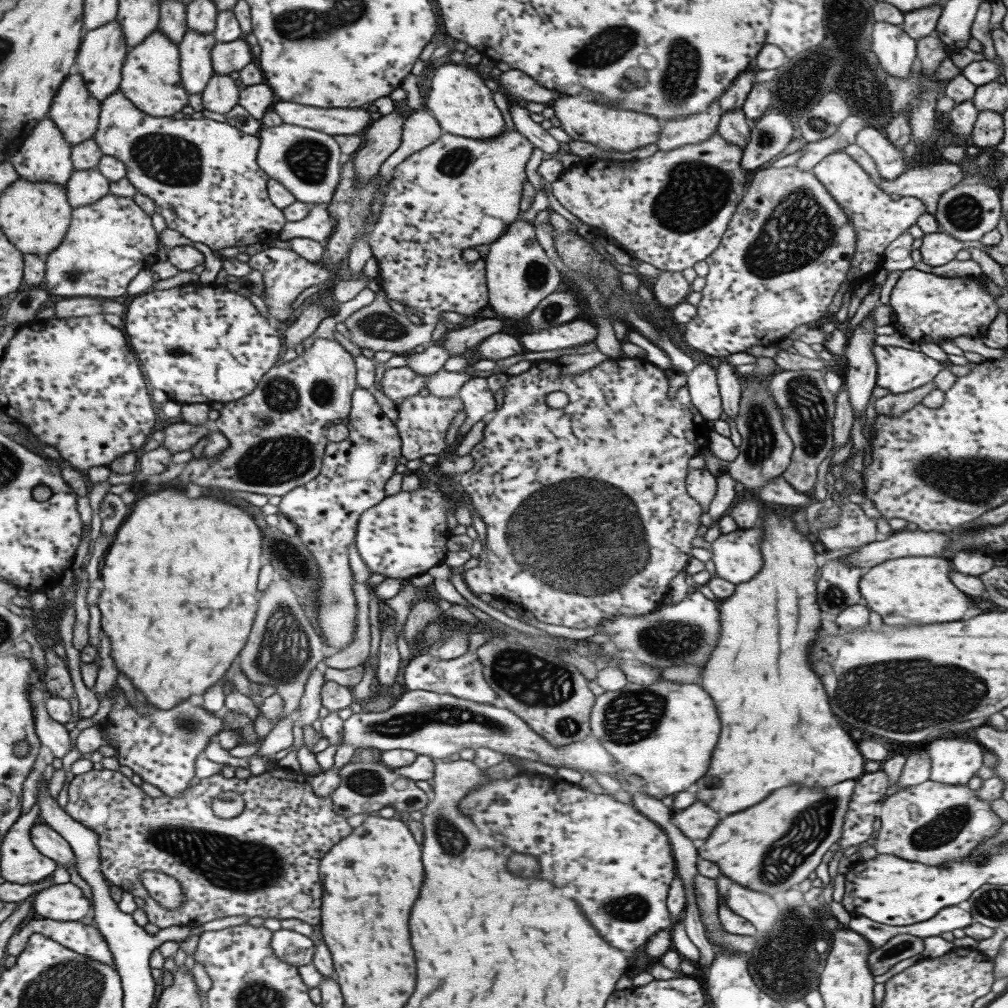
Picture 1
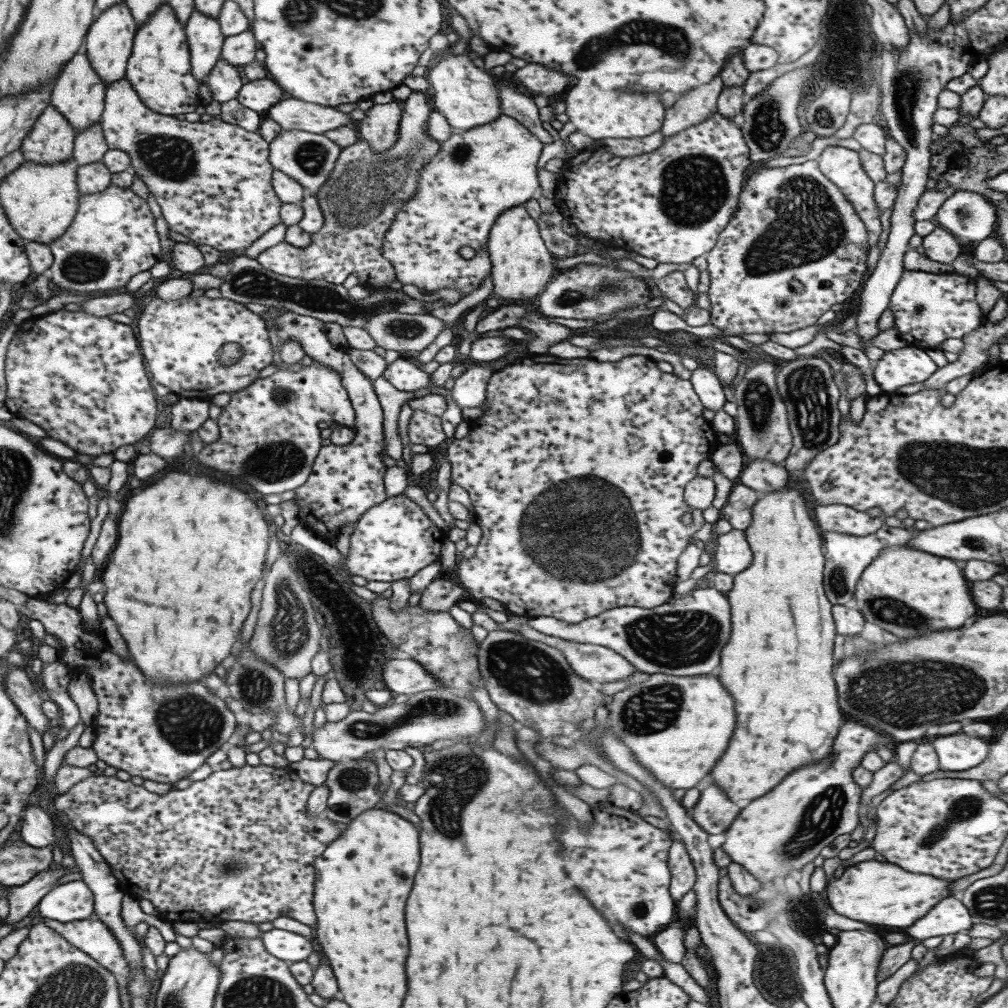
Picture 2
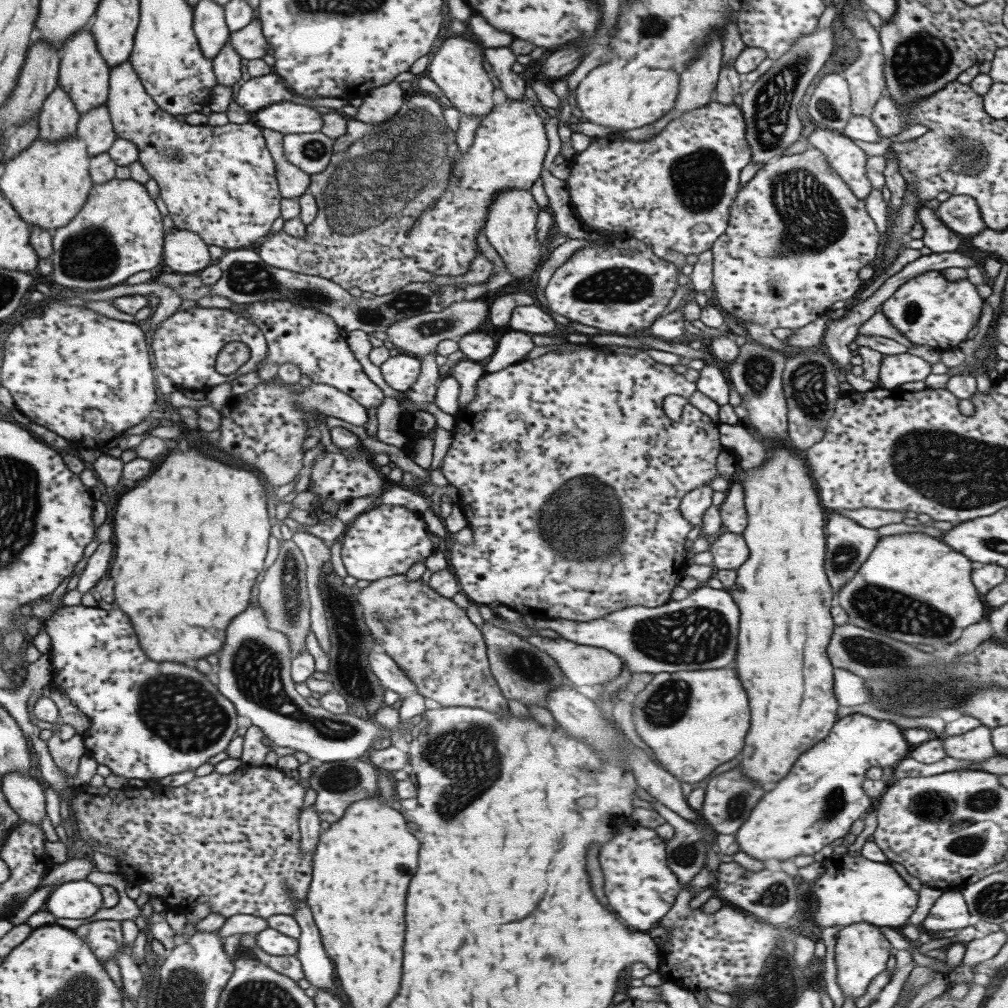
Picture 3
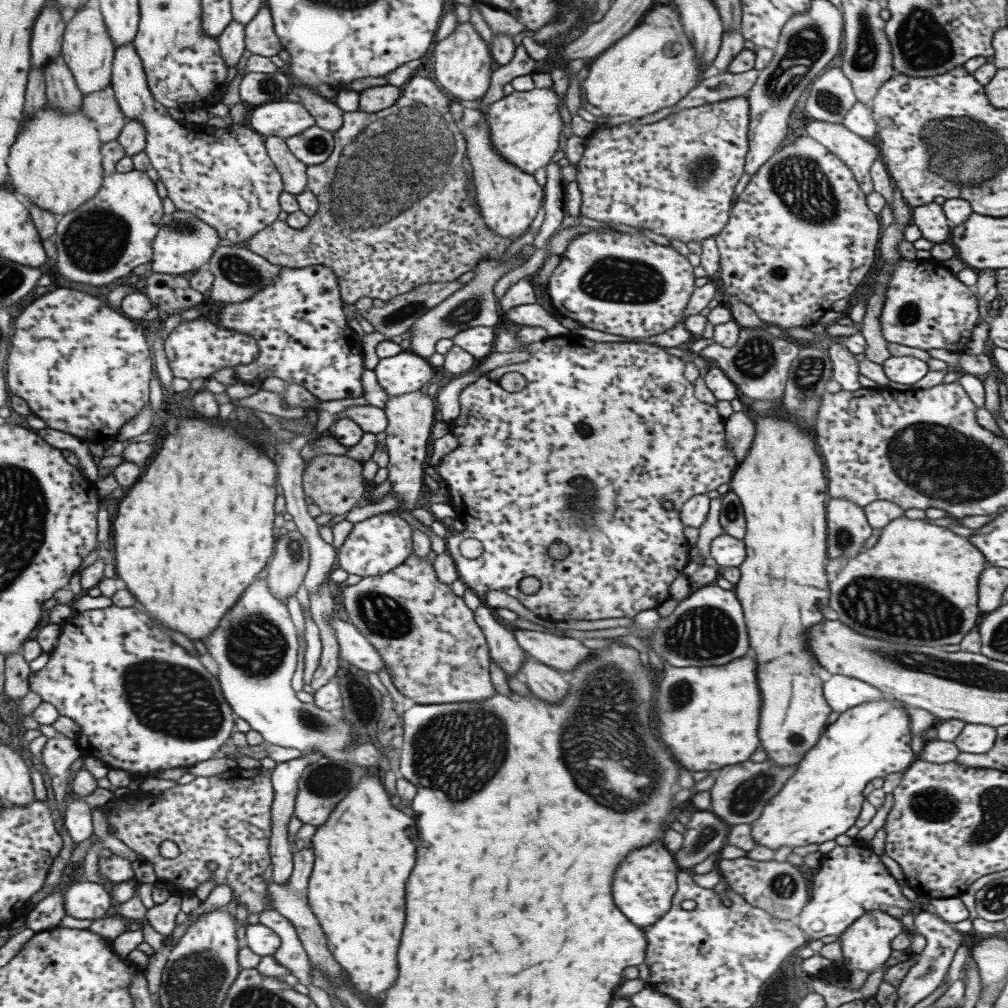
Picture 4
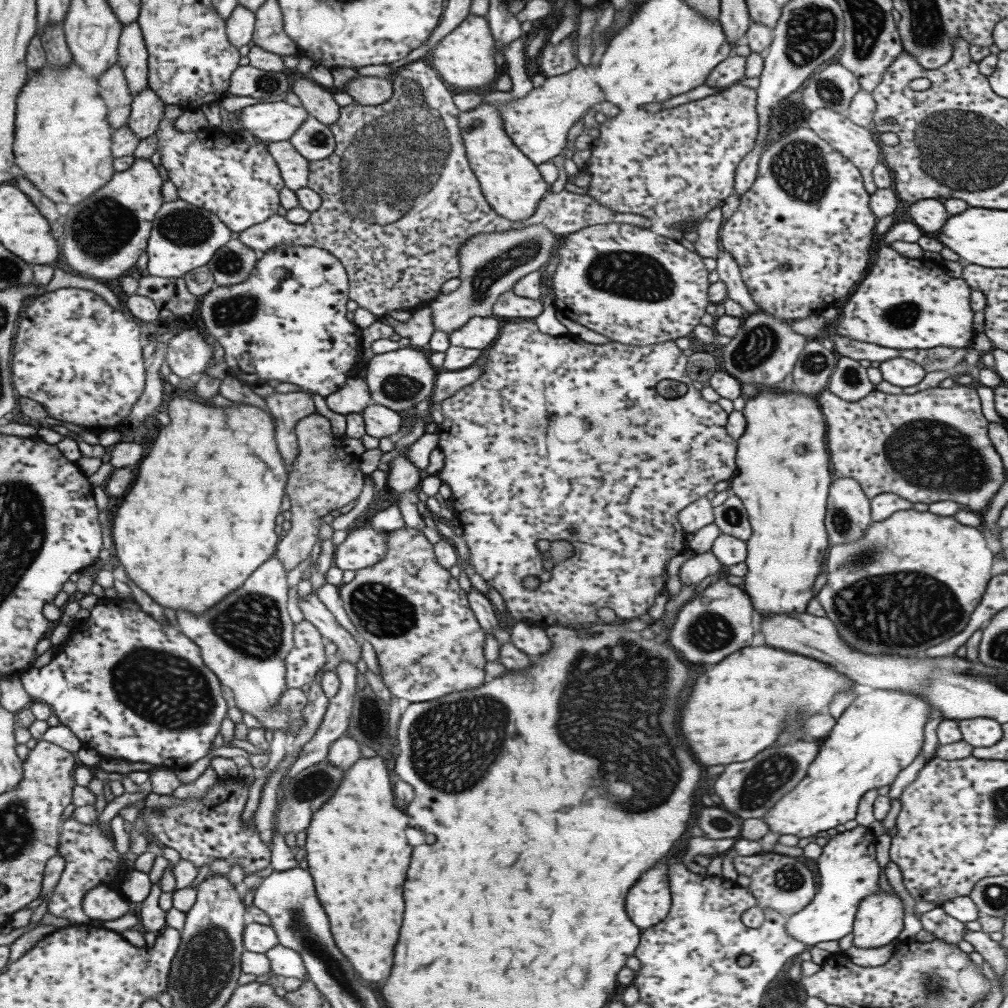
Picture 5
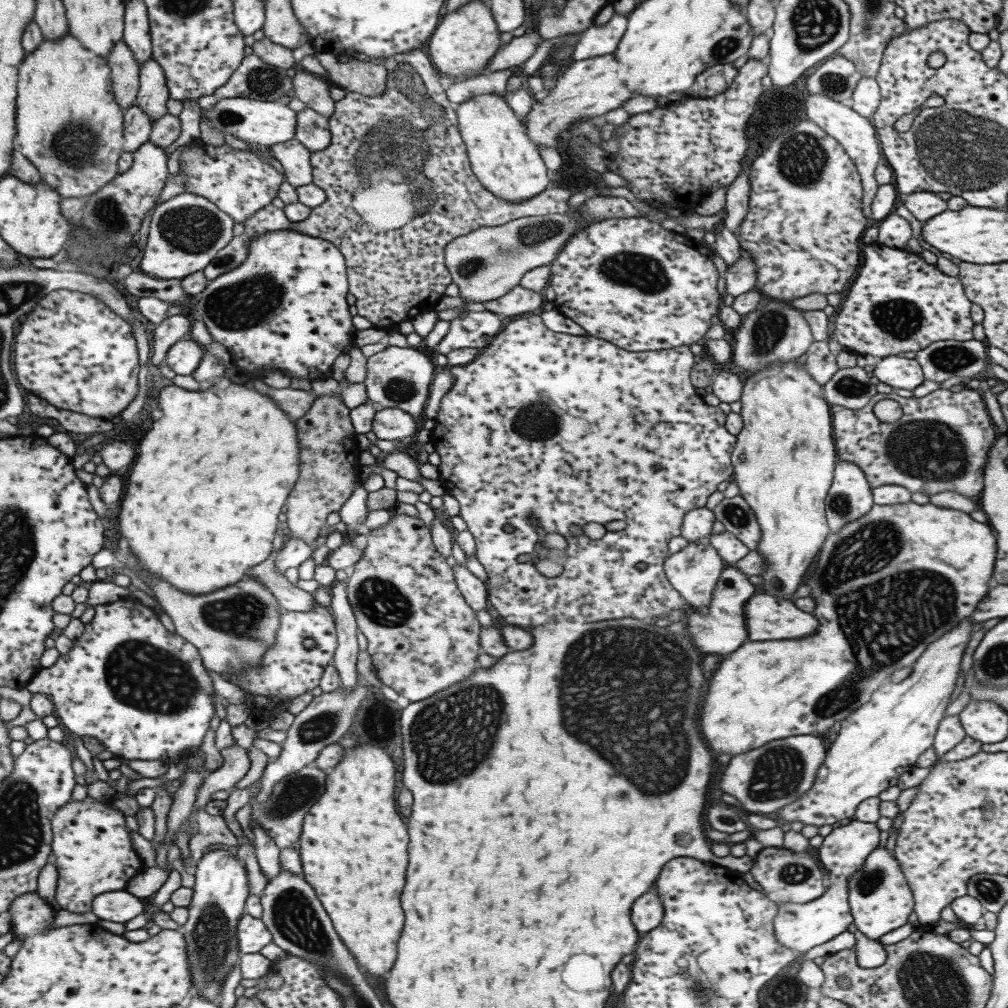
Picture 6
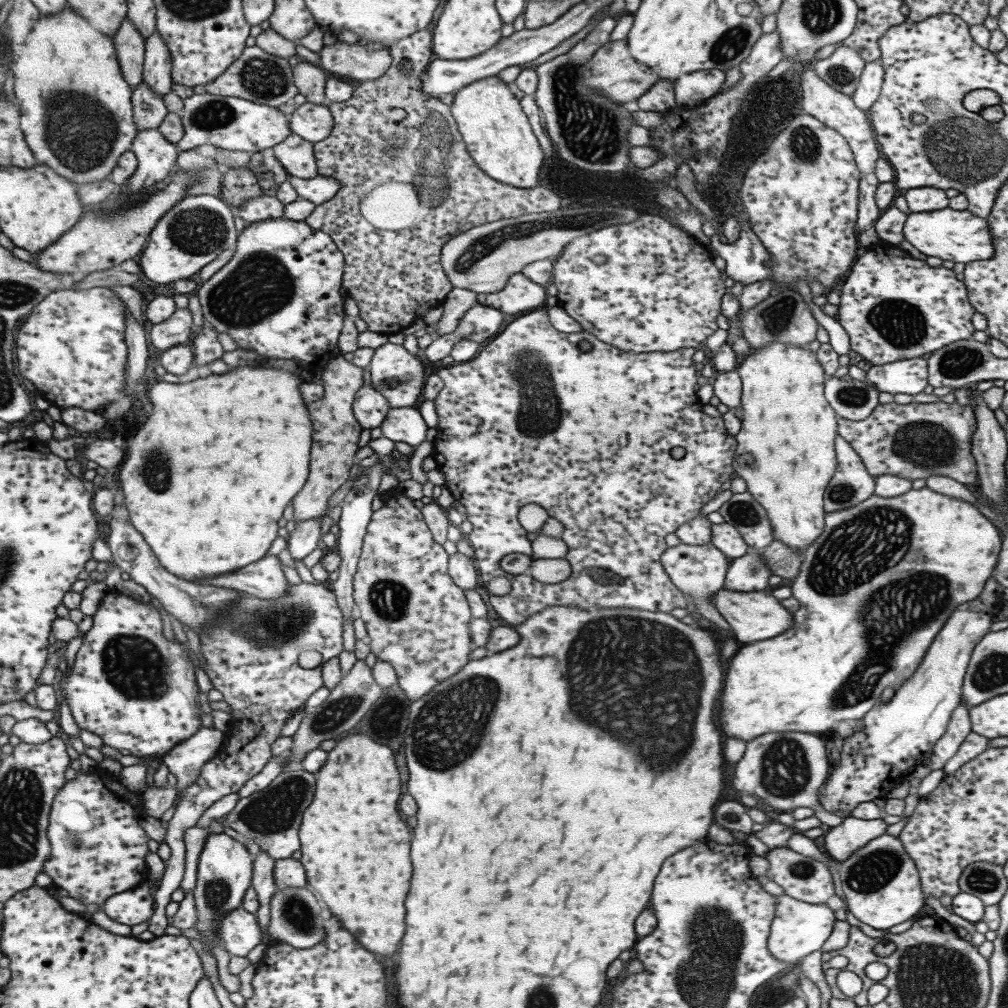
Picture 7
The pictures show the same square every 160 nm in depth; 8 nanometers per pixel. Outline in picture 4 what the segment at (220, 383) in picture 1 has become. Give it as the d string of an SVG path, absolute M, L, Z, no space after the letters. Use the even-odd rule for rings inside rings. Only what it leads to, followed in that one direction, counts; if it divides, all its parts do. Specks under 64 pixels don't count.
M203 318L180 322L163 341L163 351L173 377L187 381L205 380L219 369L251 364L259 354L255 340L247 334L227 330Z

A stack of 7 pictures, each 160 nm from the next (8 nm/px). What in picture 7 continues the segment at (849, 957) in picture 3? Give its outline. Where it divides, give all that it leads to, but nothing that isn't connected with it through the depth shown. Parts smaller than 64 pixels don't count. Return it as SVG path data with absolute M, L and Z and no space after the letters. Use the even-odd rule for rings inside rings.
M883 834L865 844L861 850L855 850L853 856L836 864L836 871L839 875L839 882L843 890L848 911L863 924L877 930L887 930L895 924L901 924L909 918L916 917L917 912L924 904L924 894L919 886L917 867L903 850L897 837L891 834Z

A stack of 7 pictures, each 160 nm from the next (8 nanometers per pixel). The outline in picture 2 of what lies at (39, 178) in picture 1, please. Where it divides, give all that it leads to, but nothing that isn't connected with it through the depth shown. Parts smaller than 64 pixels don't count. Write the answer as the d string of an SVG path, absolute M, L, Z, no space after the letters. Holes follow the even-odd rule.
M49 105L22 143L26 161L52 165L73 158L76 134L71 125L56 106Z

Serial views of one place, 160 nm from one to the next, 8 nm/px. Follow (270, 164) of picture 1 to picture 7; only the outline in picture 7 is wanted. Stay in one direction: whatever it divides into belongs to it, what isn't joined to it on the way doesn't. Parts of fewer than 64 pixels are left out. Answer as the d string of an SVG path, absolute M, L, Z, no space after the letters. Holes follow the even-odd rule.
M305 101L296 106L288 116L288 125L291 133L296 136L312 143L318 143L329 136L333 121L325 103L313 104Z

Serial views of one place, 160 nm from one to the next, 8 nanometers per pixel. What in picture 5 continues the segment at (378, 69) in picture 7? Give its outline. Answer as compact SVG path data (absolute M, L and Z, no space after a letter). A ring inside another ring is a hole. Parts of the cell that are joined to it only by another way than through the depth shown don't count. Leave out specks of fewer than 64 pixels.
M358 75L349 80L341 90L357 104L375 106L383 104L391 96L392 86L388 78Z

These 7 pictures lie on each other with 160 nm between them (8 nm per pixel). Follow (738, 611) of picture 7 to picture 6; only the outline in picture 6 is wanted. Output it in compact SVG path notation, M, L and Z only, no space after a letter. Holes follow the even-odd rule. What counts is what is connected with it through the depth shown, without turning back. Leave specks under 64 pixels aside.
M755 592L744 602L744 606L746 638L749 641L802 639L818 627L818 622L811 613L805 614L791 601L771 596L769 593Z

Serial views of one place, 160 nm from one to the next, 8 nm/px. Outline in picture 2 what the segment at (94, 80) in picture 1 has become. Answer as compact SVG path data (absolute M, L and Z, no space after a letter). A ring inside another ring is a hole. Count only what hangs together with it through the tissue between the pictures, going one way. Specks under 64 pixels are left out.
M119 1L117 4L112 4L109 8L102 10L94 23L90 24L90 31L86 34L84 51L95 72L102 77L106 86L123 78L123 72L126 72L126 66L129 62L127 58L130 58L129 50L133 50L131 40L133 40L133 32L135 32L135 23L126 2Z

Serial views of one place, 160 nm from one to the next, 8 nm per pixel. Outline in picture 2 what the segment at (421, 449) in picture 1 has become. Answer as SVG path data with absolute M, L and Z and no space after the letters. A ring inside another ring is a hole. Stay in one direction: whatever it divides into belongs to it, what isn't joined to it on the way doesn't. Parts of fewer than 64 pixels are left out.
M413 411L407 423L409 444L423 444L423 446L437 446L446 436L440 425L440 418L423 411Z

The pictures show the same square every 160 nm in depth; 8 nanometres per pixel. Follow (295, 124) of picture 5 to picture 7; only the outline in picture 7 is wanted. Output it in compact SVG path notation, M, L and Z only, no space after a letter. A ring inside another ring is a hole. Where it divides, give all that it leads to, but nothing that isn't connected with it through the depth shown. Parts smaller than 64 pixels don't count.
M207 92L193 93L182 100L179 115L183 135L176 145L181 151L195 148L200 144L211 144L223 150L256 153L274 147L291 134L288 116L283 115L276 107L255 104L237 97L217 96Z

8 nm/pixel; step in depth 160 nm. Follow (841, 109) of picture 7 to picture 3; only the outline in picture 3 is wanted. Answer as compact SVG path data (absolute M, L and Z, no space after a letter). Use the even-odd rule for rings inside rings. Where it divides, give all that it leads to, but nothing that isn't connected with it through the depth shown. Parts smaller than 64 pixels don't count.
M815 128L806 139L822 152L828 167L840 176L856 198L864 200L872 186L865 174L867 156L863 150L837 131Z

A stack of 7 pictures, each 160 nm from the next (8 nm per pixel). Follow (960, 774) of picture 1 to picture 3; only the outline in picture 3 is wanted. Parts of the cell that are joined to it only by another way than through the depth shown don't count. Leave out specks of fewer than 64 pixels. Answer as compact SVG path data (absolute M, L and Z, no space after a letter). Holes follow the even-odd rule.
M977 725L967 732L947 736L942 739L946 756L954 759L963 759L972 763L981 762L996 756L990 739L990 728Z

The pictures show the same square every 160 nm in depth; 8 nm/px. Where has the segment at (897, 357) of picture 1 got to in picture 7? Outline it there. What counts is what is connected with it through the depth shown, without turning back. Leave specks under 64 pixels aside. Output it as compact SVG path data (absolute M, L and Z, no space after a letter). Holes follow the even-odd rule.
M921 356L871 366L865 374L865 380L878 392L912 396L928 384L926 365L925 357Z

